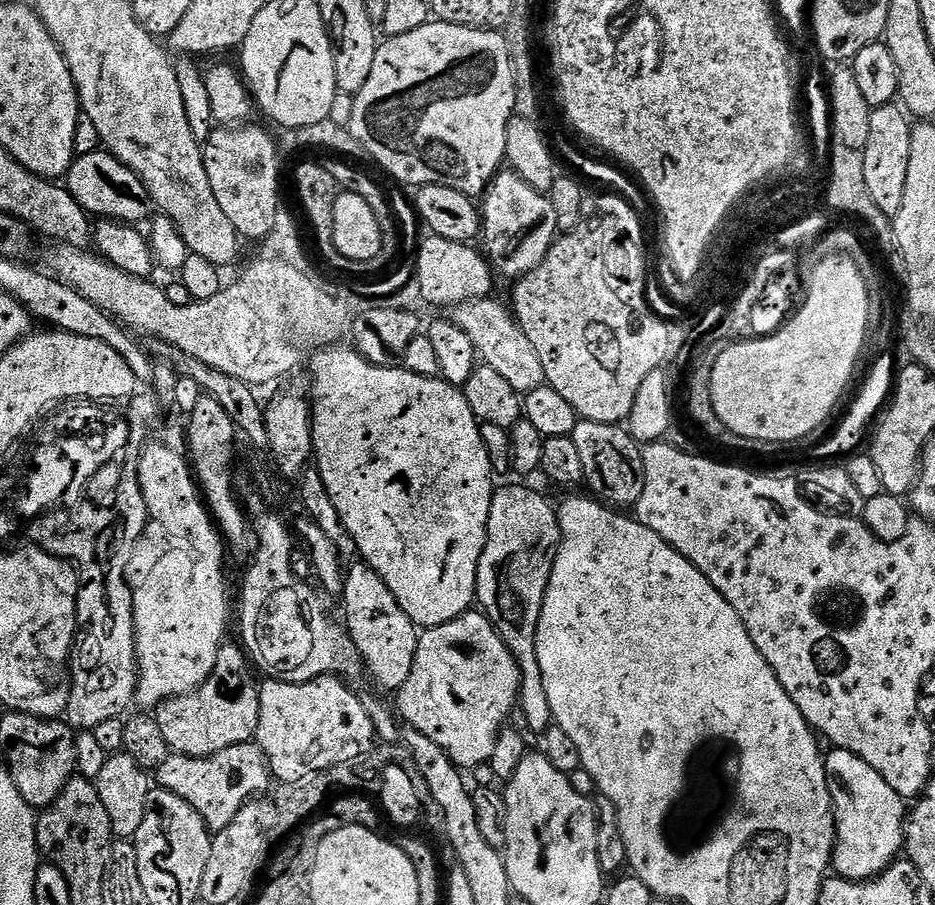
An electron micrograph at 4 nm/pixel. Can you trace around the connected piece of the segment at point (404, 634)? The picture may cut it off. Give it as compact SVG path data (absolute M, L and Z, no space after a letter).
M356 562L347 569L344 577L344 612L348 615L346 619L346 630L356 644L360 652L361 659L364 661L367 671L372 671L373 676L386 688L399 690L410 678L410 670L414 666L414 658L420 647L420 638L418 635L418 625L413 622L402 610L400 599L386 586L386 582L379 576L374 569L363 562Z

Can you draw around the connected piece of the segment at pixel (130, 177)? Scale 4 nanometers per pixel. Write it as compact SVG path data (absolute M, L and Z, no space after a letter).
M107 150L99 151L100 152L88 152L85 156L80 154L73 159L72 166L69 168L66 177L66 187L68 191L71 192L73 198L83 206L84 211L93 217L107 218L121 222L140 222L136 220L144 219L147 221L149 219L148 208L150 209L150 197L146 186L125 164L118 162L118 158L114 158L111 152Z

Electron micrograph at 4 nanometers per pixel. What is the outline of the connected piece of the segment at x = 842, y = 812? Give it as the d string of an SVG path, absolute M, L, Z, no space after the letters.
M833 747L826 756L828 765L828 775L832 785L832 804L836 808L836 847L832 854L832 864L834 865L835 875L844 877L845 880L871 880L874 876L879 876L884 869L891 866L892 861L901 855L902 849L906 844L906 800L905 797L898 794L898 790L894 790L894 786L890 786L890 782L886 782L886 778L882 778L882 774L878 774L878 770L874 770L874 766L867 764L862 758L858 758L858 754L848 752L844 748Z

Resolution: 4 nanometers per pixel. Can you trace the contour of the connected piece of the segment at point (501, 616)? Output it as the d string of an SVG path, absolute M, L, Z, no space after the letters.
M508 484L505 488L497 487L493 491L488 541L478 562L476 600L508 643L508 649L520 666L518 712L524 715L529 733L547 733L554 724L550 698L546 698L546 686L538 666L536 635L556 551L560 549L560 538L557 505L552 505L542 493L524 484Z

